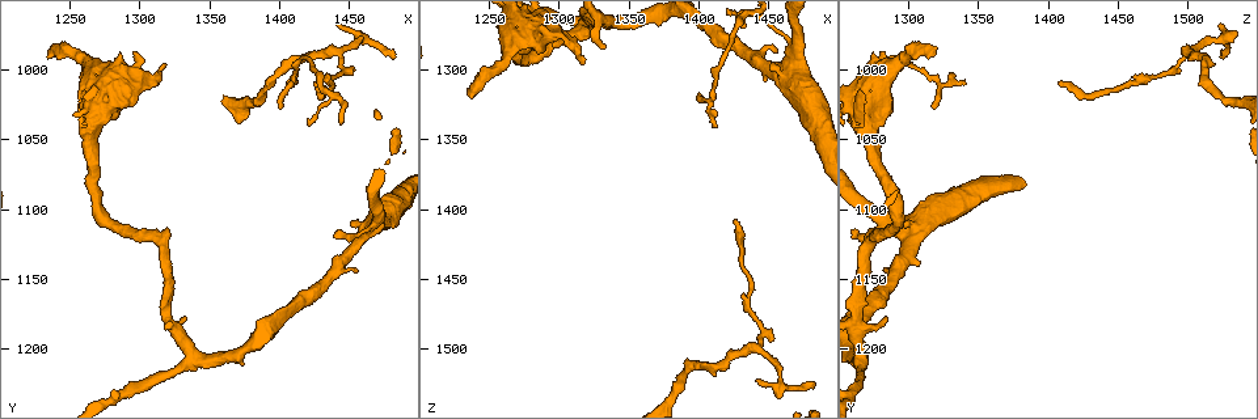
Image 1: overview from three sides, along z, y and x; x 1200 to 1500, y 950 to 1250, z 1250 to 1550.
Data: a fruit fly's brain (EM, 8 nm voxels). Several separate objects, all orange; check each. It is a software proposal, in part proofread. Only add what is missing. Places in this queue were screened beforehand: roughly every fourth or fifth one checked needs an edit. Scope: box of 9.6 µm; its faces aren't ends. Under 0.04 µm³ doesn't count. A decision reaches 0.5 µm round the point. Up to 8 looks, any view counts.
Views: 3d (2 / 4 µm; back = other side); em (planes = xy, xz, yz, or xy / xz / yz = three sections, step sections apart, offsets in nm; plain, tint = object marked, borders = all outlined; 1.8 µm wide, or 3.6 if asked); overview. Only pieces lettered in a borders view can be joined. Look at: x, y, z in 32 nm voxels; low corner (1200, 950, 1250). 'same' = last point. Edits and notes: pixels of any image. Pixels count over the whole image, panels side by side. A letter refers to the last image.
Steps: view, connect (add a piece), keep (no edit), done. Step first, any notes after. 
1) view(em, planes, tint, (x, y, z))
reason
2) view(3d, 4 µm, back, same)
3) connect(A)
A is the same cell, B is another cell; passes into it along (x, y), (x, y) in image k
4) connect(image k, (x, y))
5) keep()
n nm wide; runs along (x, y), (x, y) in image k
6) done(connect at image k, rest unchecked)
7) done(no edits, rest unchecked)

view(em, xy, step 8, borders, (1480, 994, 1526))
tapers out

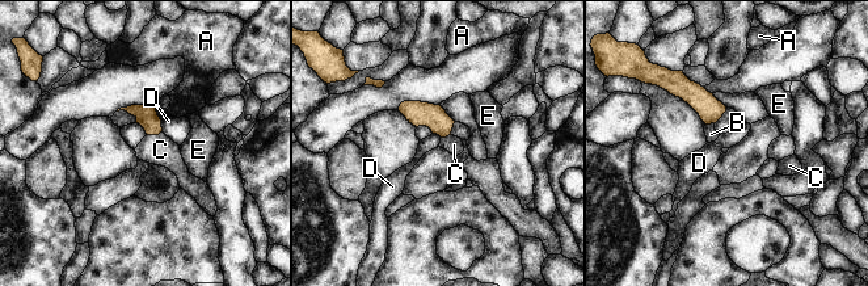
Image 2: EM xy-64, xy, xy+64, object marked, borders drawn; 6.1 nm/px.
connect(C)
110 nm wide; C is the same cell, A, B, D and E are other cells; passes into it along (146, 114), (154, 134), (160, 150) in image 2; the cell continues

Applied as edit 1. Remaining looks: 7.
view(3d, 4 µm, (1318, 996, 1294))
branch stops here

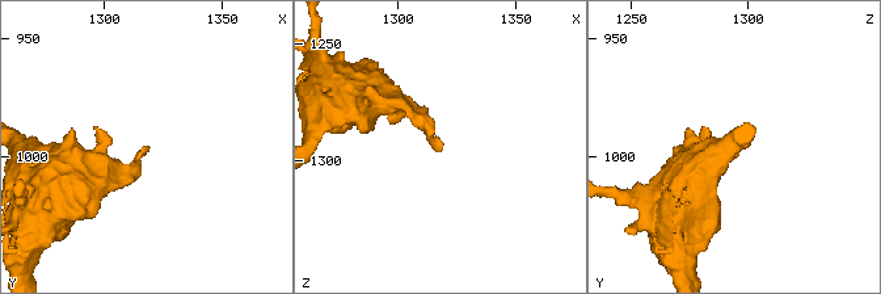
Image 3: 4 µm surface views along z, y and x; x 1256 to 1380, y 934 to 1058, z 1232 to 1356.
view(em, xz, step 8, borders, (1319, 996, 1294))
shape alone is not enough

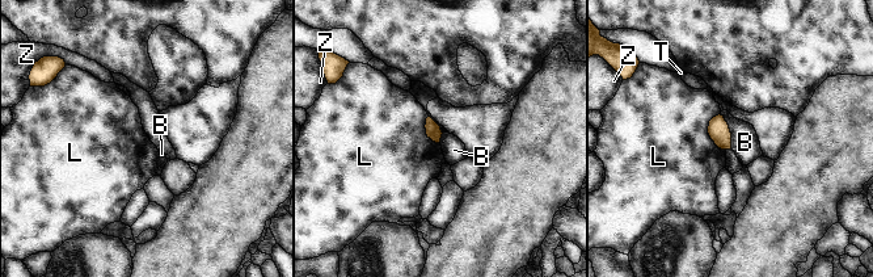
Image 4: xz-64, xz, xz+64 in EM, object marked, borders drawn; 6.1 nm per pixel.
keep()
B, L, T and Z are other cells; border along (718, 113), (708, 135), (725, 150) in image 4; none of them fits

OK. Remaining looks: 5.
done(connect at image 2, rest unchecked)

